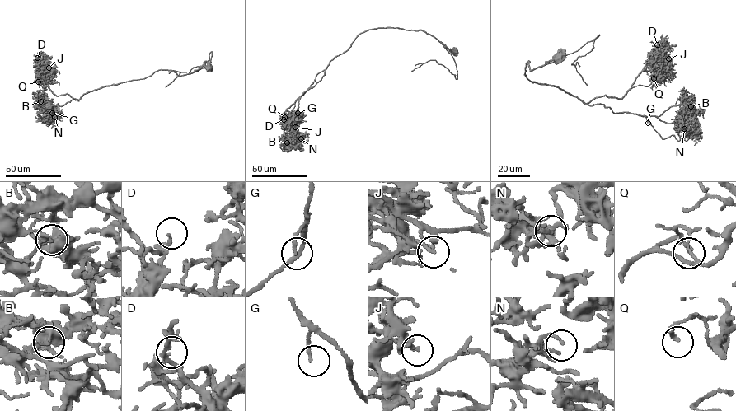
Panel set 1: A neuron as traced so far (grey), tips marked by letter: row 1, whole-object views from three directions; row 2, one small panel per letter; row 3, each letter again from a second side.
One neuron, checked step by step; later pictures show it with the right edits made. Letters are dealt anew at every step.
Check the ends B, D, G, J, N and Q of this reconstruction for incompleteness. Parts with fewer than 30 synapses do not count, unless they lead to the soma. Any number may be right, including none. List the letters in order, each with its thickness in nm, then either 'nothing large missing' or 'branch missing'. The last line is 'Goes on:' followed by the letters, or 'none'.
B: 120 nm | nothing large missing
D: 90 nm | nothing large missing
G: 140 nm | nothing large missing
J: 140 nm | nothing large missing
N: 140 nm | nothing large missing
Q: 170 nm | nothing large missing
Goes on: none

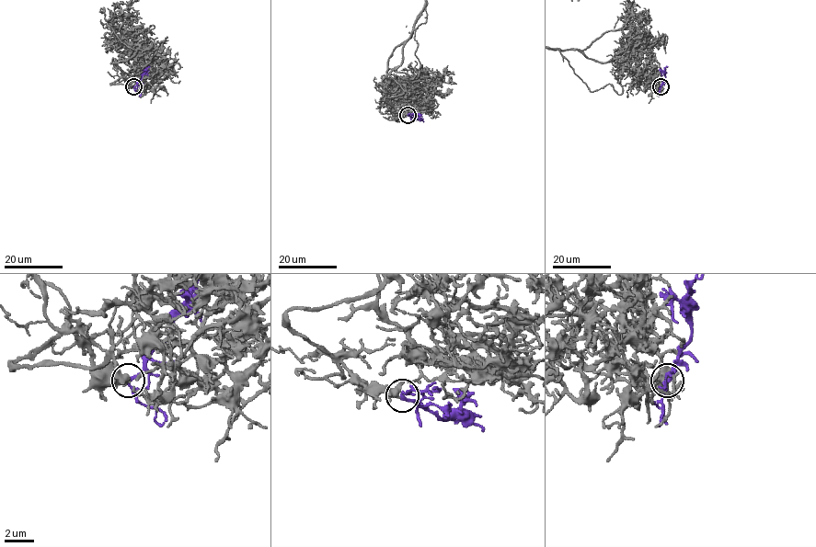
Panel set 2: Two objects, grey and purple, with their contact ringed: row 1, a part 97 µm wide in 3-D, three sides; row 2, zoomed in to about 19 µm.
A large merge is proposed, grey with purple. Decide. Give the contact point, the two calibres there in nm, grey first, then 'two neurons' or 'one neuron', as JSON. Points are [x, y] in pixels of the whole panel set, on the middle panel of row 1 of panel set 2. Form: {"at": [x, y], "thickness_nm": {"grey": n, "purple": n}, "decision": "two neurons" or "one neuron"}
{"at": [408, 115], "thickness_nm": {"grey": 500, "purple": 200}, "decision": "one neuron"}

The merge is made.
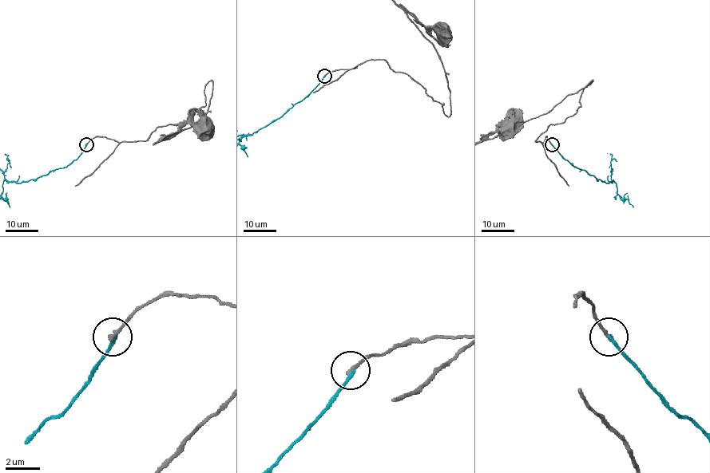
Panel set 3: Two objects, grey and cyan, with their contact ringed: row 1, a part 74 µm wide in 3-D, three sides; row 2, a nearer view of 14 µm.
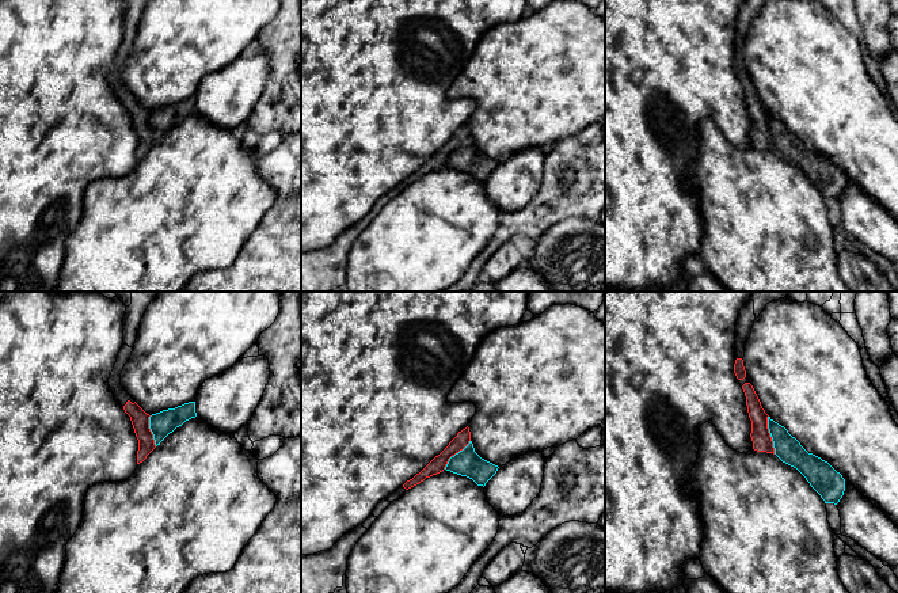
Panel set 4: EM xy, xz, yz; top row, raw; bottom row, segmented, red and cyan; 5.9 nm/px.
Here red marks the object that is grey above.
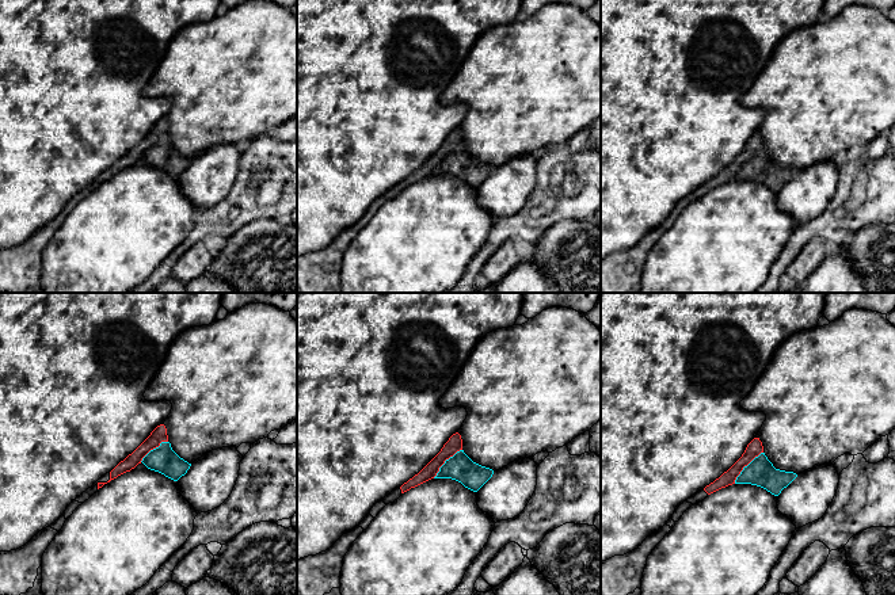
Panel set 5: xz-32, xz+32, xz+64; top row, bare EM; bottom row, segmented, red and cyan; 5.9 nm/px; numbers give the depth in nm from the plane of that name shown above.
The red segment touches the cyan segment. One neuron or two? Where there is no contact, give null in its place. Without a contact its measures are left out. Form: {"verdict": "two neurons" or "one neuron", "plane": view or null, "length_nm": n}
{"verdict": "one neuron", "plane": "yz", "length_nm": 240}

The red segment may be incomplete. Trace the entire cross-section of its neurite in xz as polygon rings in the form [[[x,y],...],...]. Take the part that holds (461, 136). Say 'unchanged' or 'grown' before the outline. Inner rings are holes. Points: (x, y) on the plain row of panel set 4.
grown; [[[467,122],[435,152],[419,170],[407,176],[406,186],[419,180],[426,174],[437,171],[444,166],[472,175],[477,182],[486,179],[496,170],[498,161],[482,155],[471,137],[471,128]]]

